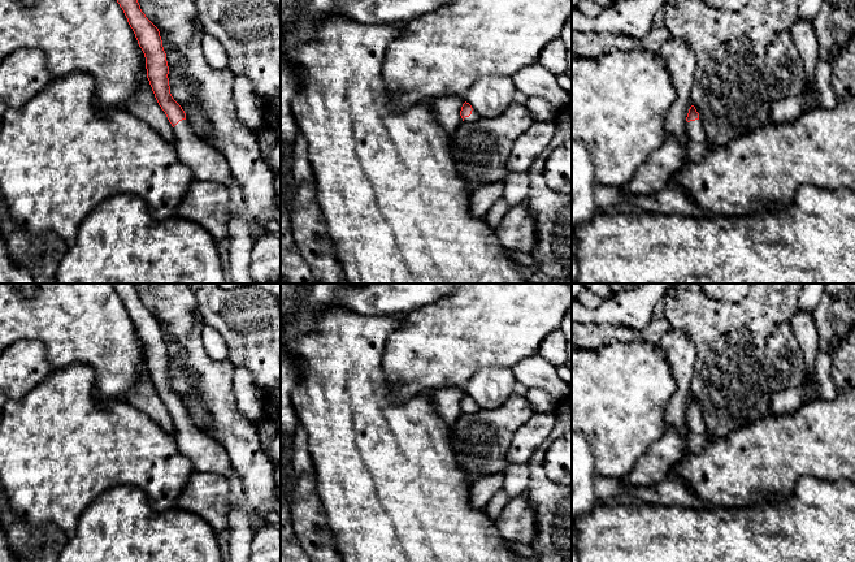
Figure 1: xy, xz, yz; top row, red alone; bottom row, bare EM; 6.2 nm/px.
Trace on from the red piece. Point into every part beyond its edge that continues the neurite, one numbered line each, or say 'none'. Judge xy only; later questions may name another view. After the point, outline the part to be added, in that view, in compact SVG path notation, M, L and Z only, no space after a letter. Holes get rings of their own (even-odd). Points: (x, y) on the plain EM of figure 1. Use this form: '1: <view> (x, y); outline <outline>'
1: xy (208, 455); outline M187 411L179 412L173 422L178 450L192 462L196 471L220 474L225 477L230 475L233 464L225 448L196 427Z

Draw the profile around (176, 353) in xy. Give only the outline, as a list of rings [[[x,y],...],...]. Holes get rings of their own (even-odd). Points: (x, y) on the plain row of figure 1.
[[[160,324],[162,338],[166,345],[166,353],[169,362],[175,363],[182,373],[182,376],[190,382],[196,384],[198,382],[198,375],[194,369],[188,367],[186,363],[186,351],[185,349],[174,340],[170,338],[166,328],[164,324]]]

